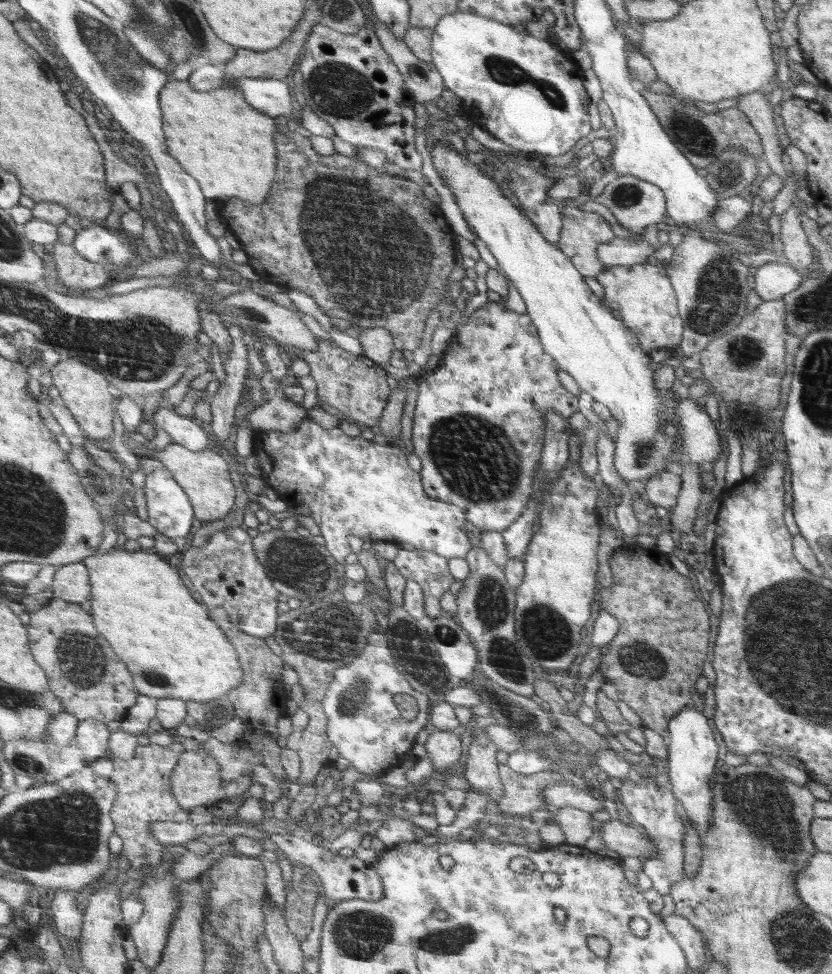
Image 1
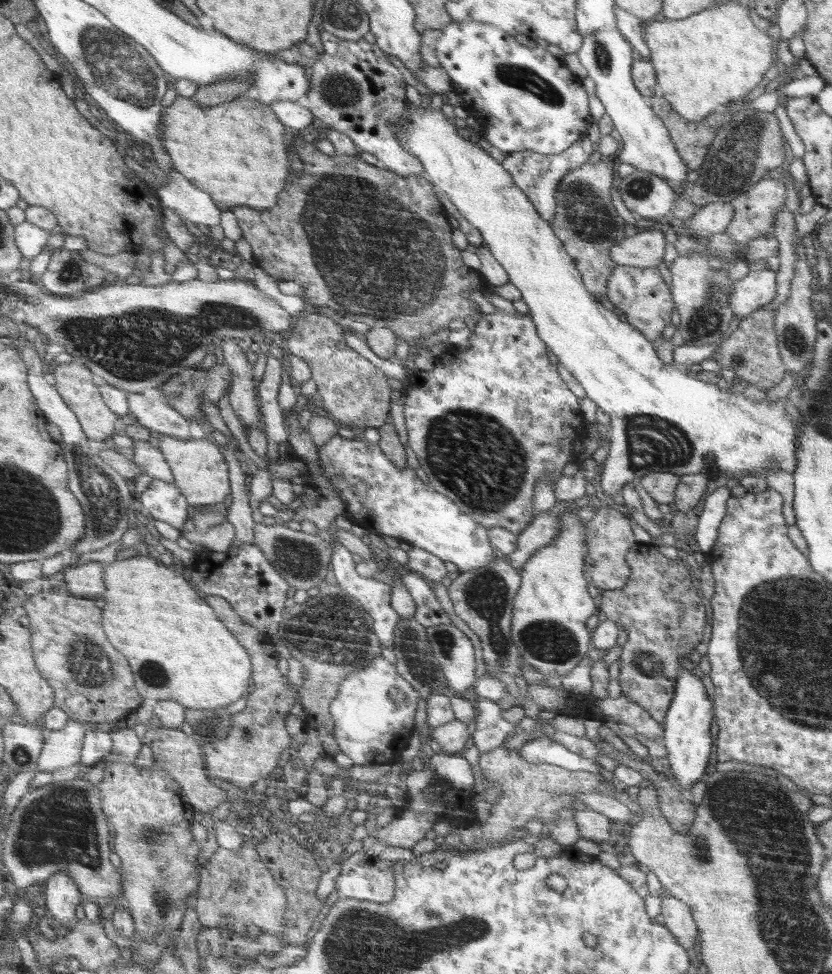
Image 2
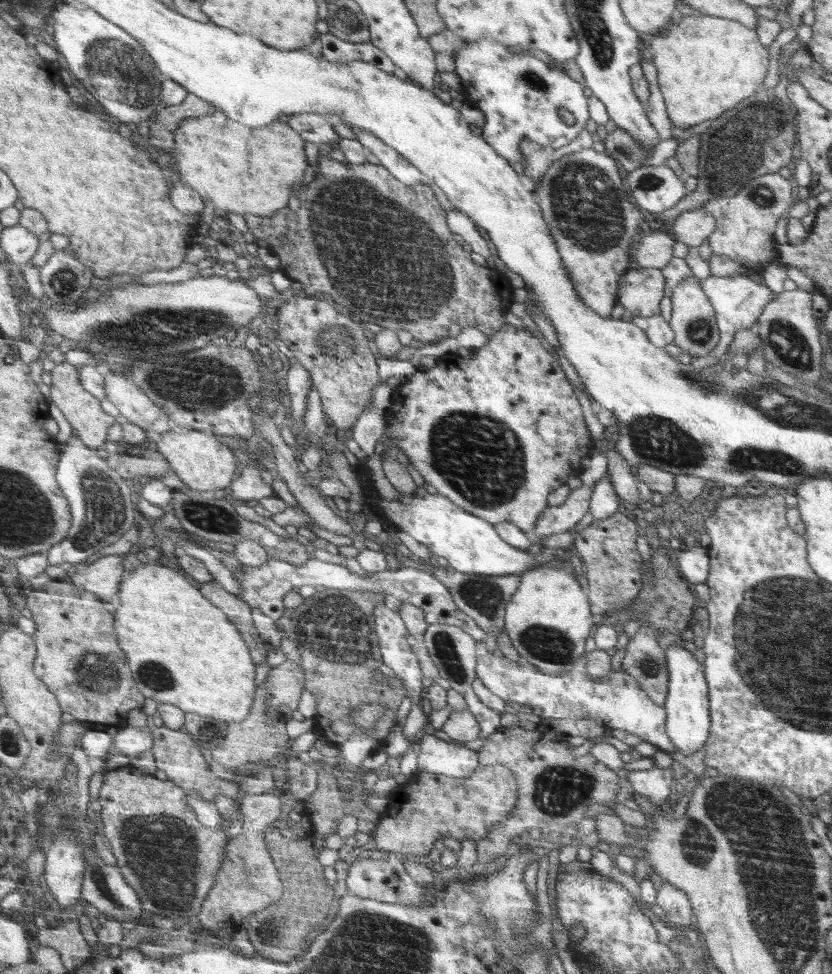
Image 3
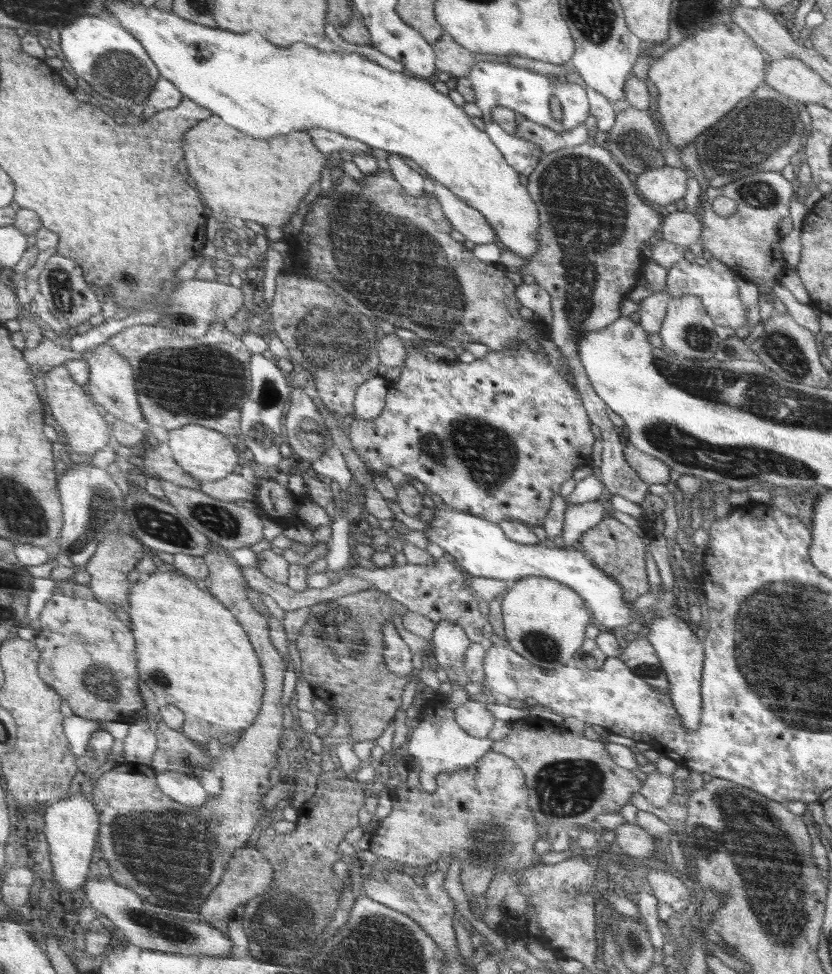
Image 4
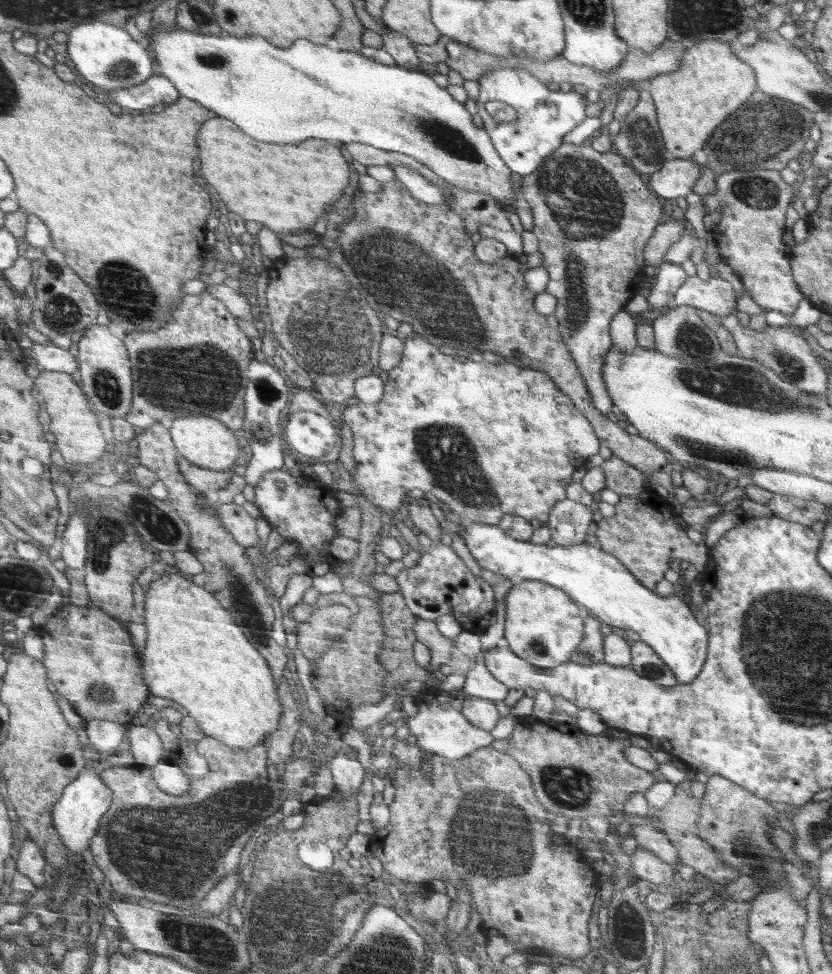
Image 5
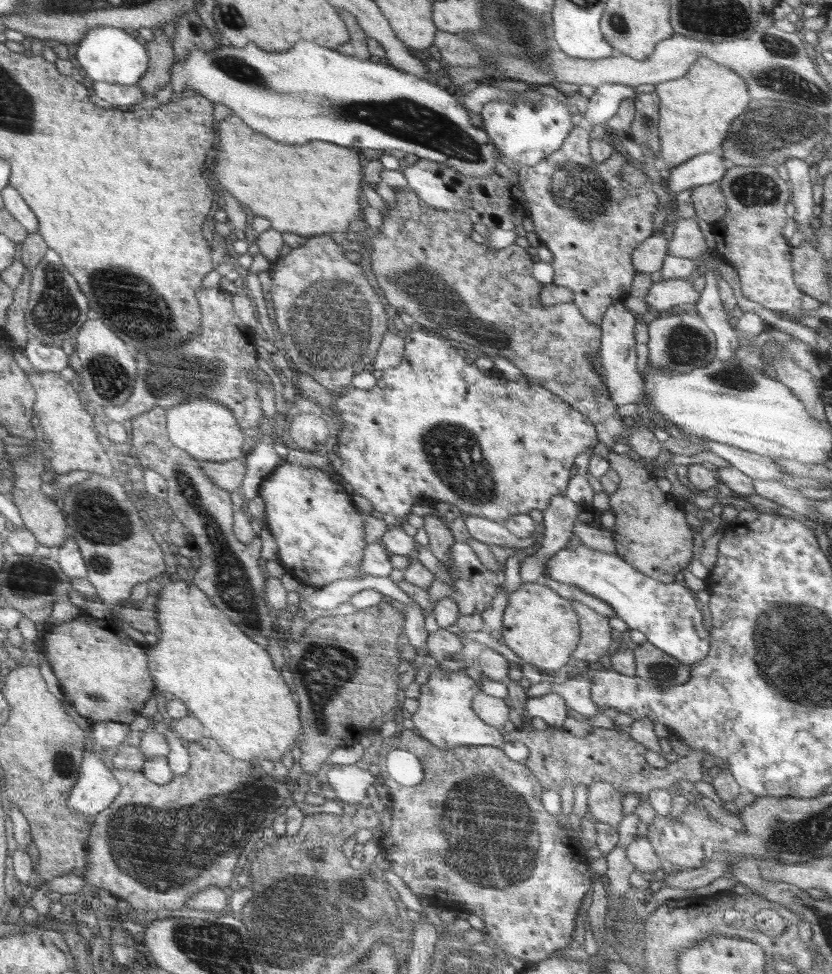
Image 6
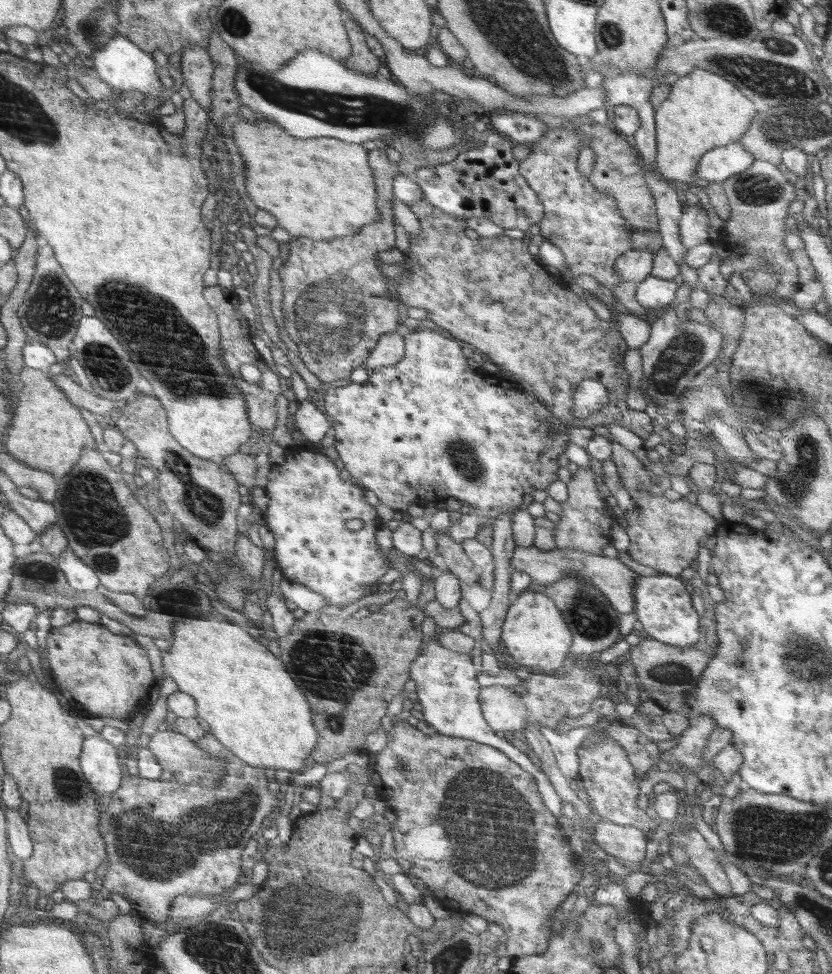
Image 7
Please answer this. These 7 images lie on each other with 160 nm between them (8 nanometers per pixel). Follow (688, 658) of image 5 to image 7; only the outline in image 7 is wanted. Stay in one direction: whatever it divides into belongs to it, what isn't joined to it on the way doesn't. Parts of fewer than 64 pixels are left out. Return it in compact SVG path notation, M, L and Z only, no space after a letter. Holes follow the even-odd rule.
M670 575L640 576L634 597L636 597L636 608L634 608L633 614L637 617L637 625L642 628L643 634L650 636L650 639L665 642L672 646L681 646L682 648L693 648L694 644L698 642L698 638L700 638L700 632L698 632L700 618L698 618L696 610L692 612L690 594L686 592L684 584L678 580L678 577Z

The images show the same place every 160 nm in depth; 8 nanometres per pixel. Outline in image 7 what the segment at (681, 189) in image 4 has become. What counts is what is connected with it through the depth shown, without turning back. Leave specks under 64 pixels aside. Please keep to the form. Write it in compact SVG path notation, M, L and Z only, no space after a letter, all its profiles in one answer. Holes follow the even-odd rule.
M734 141L725 146L710 150L701 158L697 178L708 180L710 183L722 183L732 175L749 169L754 159L753 152L746 151L742 143Z

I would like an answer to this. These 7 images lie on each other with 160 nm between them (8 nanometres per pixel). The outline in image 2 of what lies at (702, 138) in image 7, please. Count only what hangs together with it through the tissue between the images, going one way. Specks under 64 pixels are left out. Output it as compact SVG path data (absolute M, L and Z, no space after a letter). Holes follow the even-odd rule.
M726 1L672 21L652 20L643 31L663 97L686 120L701 121L754 90L772 64L772 40L753 22L749 2Z

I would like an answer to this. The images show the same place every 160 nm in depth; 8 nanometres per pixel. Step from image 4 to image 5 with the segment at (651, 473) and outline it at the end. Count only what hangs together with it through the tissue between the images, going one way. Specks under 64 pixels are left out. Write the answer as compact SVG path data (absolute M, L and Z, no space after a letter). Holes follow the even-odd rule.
M398 179L384 183L384 186L375 193L367 193L358 190L353 196L352 202L354 203L354 212L356 215L352 219L342 221L340 226L338 226L340 234L338 234L338 237L336 238L336 244L340 246L344 260L354 268L354 274L356 274L356 278L360 278L360 284L376 298L378 310L380 310L380 313L383 314L384 318L392 316L392 318L395 318L400 323L408 322L410 326L413 326L413 334L422 336L424 339L430 338L430 336L438 336L441 340L446 340L446 344L450 344L450 342L462 344L462 346L470 348L470 352L477 351L483 353L484 350L490 350L490 352L497 353L503 360L508 363L513 363L515 366L544 372L548 378L552 379L553 382L557 384L558 390L569 396L577 410L594 426L594 431L597 432L598 438L601 439L602 446L610 448L614 456L621 458L624 462L637 468L642 473L658 472L671 460L670 456L666 456L665 451L658 448L653 442L644 440L641 436L628 434L626 430L619 428L613 419L606 418L606 416L602 415L602 412L598 411L598 408L592 402L593 396L589 391L589 386L586 384L585 378L582 376L580 368L576 360L574 360L572 352L569 350L569 346L567 346L564 339L562 339L560 321L558 321L558 318L554 314L544 316L535 311L535 294L526 288L526 282L524 282L524 278L522 278L522 274L520 274L520 266L522 266L522 264L520 264L518 260L514 260L514 256L507 255L502 258L502 260L498 260L494 263L482 262L481 259L474 256L475 248L472 248L472 240L470 240L468 234L464 232L464 222L462 222L462 218L458 216L458 213L446 204L431 205L420 202L406 190L406 187Z

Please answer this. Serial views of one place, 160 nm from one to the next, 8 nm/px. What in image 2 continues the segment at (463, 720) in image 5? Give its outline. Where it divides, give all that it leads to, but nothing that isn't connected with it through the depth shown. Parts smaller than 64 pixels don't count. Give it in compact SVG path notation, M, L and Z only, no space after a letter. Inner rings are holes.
M440 752L433 756L426 756L424 768L431 768L437 778L450 781L455 787L470 791L474 785L474 774L470 763L464 758L463 752L445 754Z

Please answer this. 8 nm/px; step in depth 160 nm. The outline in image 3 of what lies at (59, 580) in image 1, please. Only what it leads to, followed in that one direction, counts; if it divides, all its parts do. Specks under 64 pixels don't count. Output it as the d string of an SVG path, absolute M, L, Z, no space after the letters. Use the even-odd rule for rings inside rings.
M127 554L102 556L83 566L72 577L67 578L74 586L80 586L104 601L116 600L120 592L121 582L125 580L127 571L122 568L122 557Z

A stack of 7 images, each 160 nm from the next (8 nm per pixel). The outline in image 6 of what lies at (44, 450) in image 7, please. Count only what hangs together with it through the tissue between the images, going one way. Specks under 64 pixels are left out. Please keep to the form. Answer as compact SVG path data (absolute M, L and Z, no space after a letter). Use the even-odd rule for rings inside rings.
M32 371L29 380L37 391L34 416L39 420L39 430L47 445L46 449L50 450L52 471L60 475L75 470L93 471L104 477L116 474L114 468L117 464L112 464L116 455L104 452L102 444L98 442L99 432L94 428L92 416L82 408L72 384L54 372Z

